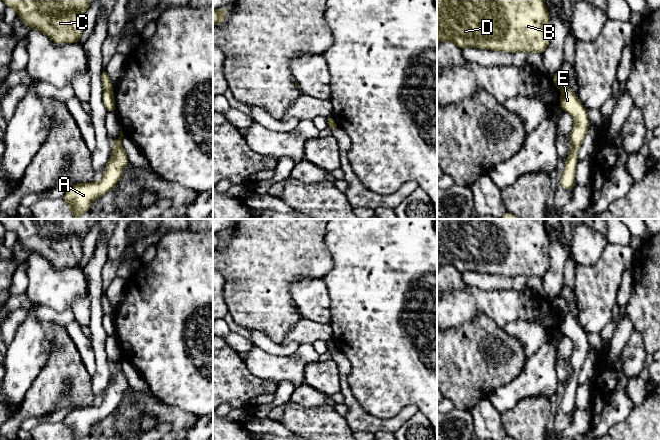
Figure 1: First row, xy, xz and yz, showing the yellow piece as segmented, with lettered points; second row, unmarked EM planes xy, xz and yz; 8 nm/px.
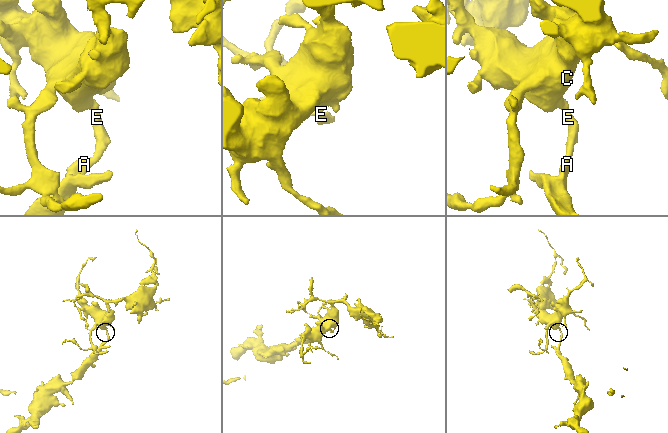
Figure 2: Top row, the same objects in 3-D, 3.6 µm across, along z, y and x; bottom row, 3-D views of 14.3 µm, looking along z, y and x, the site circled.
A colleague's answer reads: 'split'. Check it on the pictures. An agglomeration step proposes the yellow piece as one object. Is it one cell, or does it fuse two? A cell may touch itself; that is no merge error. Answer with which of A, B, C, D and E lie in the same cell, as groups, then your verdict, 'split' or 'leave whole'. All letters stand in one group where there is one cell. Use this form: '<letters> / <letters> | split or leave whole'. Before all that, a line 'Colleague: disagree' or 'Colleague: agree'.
Colleague: agree
A E / B C D | split

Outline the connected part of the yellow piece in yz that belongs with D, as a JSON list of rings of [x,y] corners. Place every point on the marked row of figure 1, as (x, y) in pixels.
[[[437,0],[437,40],[451,41],[460,49],[471,47],[509,53],[539,53],[543,54],[550,40],[550,15],[544,0]]]

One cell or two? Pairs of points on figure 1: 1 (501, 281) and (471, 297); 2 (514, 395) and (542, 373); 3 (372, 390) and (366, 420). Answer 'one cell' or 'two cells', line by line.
1: two cells
2: one cell
3: two cells

